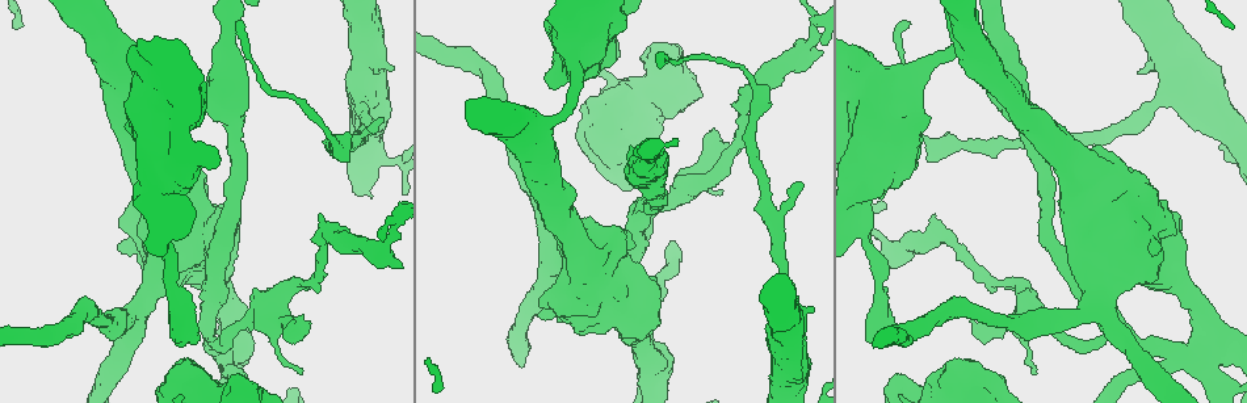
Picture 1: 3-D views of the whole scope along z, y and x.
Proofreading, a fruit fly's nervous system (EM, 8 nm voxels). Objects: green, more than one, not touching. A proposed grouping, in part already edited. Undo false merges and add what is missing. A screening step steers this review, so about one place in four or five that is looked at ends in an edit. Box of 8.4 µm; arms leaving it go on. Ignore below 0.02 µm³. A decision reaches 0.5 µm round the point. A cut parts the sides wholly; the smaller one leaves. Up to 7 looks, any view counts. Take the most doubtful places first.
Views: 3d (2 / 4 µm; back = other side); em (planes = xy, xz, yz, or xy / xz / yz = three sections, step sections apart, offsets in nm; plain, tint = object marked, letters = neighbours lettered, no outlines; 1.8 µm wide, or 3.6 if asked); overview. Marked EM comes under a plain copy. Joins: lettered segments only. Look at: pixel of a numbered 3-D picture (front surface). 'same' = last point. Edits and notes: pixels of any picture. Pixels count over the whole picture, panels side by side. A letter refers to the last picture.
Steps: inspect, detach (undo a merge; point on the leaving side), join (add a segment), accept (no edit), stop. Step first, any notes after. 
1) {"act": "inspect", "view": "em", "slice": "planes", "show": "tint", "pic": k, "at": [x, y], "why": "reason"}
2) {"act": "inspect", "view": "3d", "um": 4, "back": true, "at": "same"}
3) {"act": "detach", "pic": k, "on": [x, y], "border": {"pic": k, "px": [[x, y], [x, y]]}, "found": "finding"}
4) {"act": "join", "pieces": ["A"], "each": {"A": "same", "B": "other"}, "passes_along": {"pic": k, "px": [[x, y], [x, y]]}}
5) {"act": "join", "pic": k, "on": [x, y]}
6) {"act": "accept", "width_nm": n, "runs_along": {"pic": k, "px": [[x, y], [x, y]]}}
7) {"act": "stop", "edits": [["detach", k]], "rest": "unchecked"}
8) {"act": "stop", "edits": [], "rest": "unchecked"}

{"act": "inspect", "view": "em", "um": 3.6, "slice": "planes", "show": "letters", "pic": 1, "at": [226, 355], "why": "two arms at a narrow angle"}

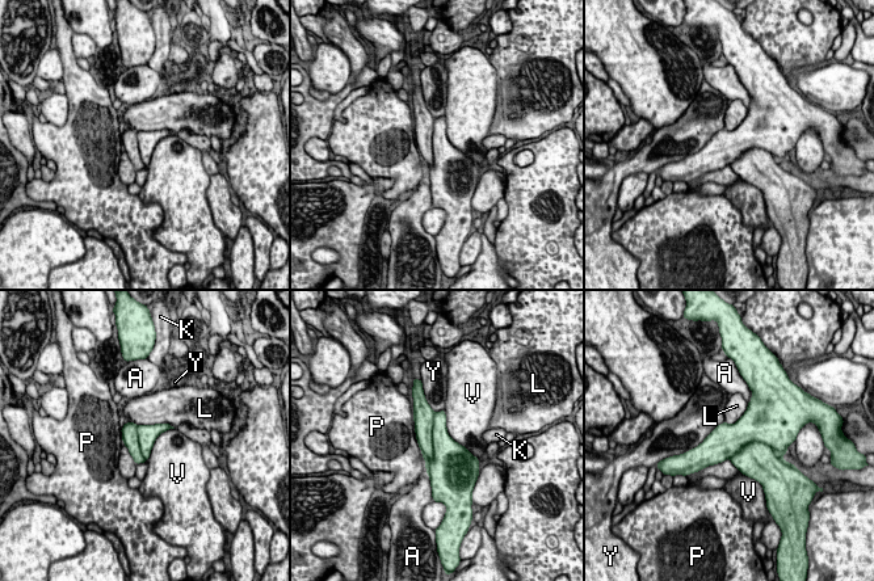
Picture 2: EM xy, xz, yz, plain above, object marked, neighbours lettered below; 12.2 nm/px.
{"act": "accept", "each": {"A": "other", "K": "other", "L": "other", "P": "other", "V": "other", "Y": "other"}, "found": "continuous, no second neuron"}

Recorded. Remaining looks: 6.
{"act": "inspect", "view": "3d", "um": 2, "pic": 1, "at": [379, 121], "why": "free end"}

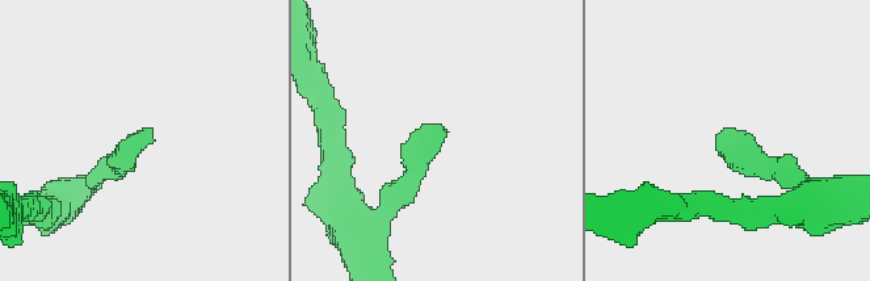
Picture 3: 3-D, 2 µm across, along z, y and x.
{"act": "inspect", "view": "em", "slice": "yz", "step": 8, "show": "letters", "pic": 3, "at": [716, 141], "why": "shape alone is not enough"}

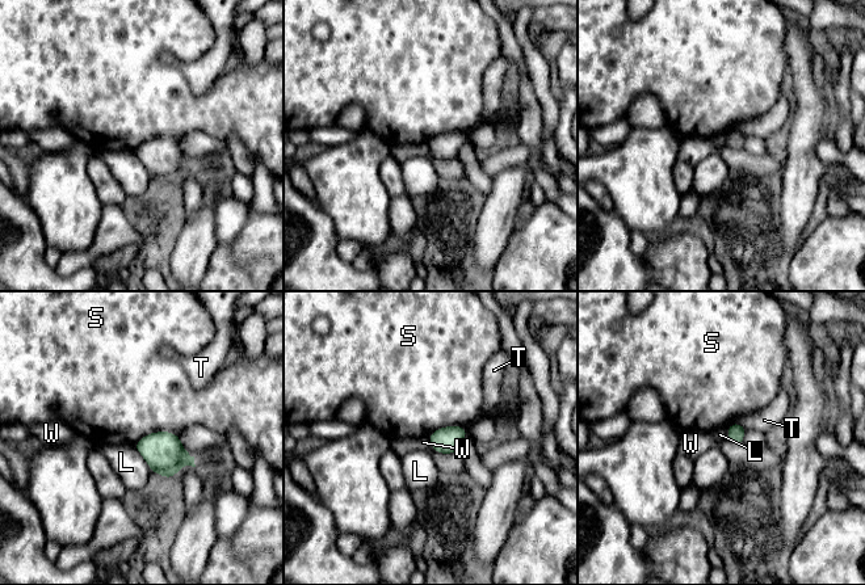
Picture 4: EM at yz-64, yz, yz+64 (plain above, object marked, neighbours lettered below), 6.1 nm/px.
{"act": "accept", "each": {"L": "other", "S": "other", "T": "other", "W": "other"}, "found": "no lettered segment goes on from it"}

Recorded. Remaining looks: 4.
{"act": "inspect", "view": "3d", "um": 4, "back": true, "pic": 1, "at": [164, 229], "why": "branch point"}

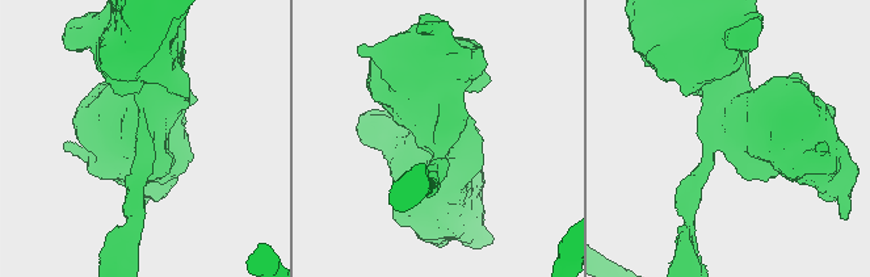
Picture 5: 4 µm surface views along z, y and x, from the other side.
{"act": "inspect", "view": "em", "um": 3.6, "slice": "planes", "show": "letters", "pic": 5, "at": [718, 142], "why": "shape alone is not enough"}

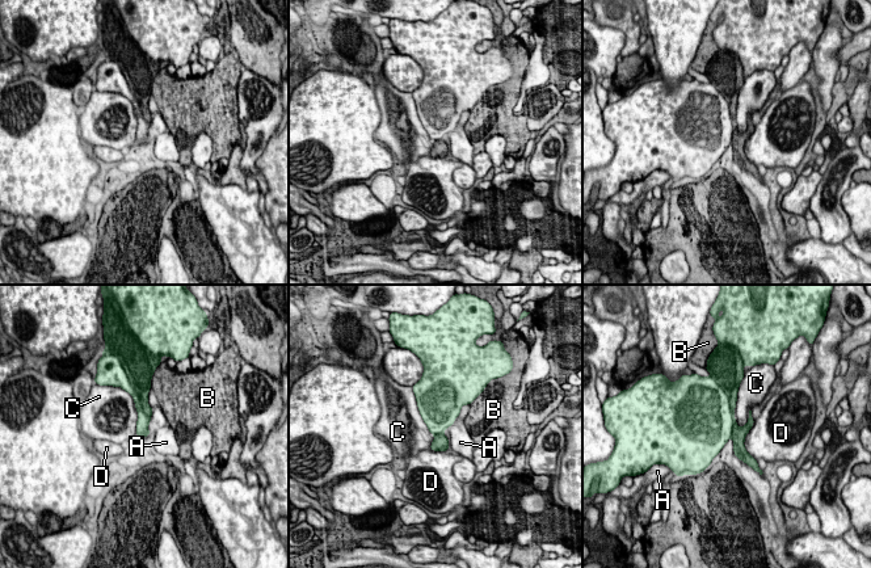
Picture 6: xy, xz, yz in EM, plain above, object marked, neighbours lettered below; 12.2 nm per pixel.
{"act": "detach", "pic": 6, "on": [731, 392], "width_nm": 160, "each": {"A": "other", "B": "other", "C": "other", "D": "other"}, "border": {"pic": 6, "px": [[720, 387], [732, 413], [732, 436]]}, "found": "two neurons meet here"}

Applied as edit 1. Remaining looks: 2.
{"act": "stop", "edits": [["detach", 6]], "rest": "unchecked"}

